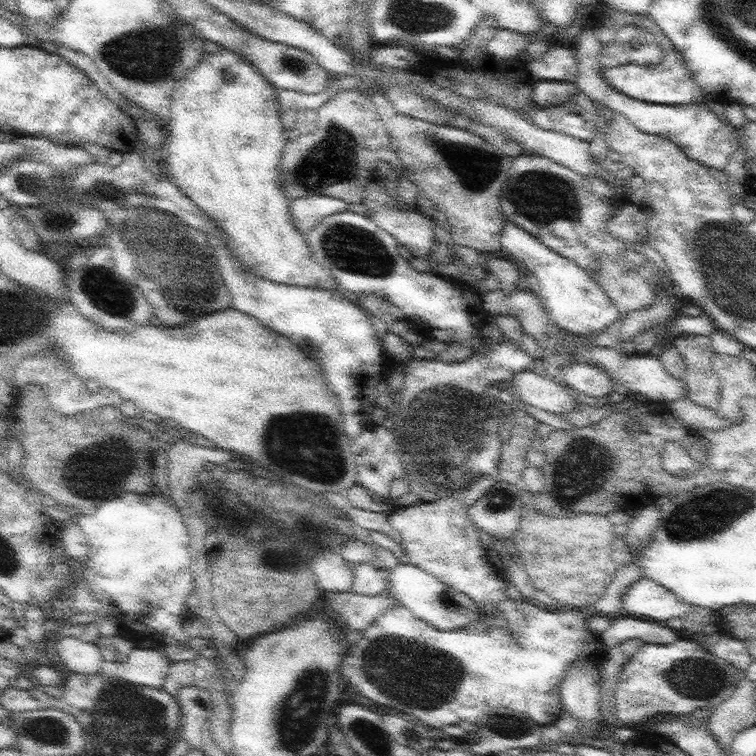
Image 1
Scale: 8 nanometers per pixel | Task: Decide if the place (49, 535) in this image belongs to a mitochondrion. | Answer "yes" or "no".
no

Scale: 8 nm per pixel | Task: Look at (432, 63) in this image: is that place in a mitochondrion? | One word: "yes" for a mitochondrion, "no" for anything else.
no

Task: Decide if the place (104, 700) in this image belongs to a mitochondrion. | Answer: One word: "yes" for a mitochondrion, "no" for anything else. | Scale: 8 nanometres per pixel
yes

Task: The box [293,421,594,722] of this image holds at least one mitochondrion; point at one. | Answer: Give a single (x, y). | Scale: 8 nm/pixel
(434, 675)

